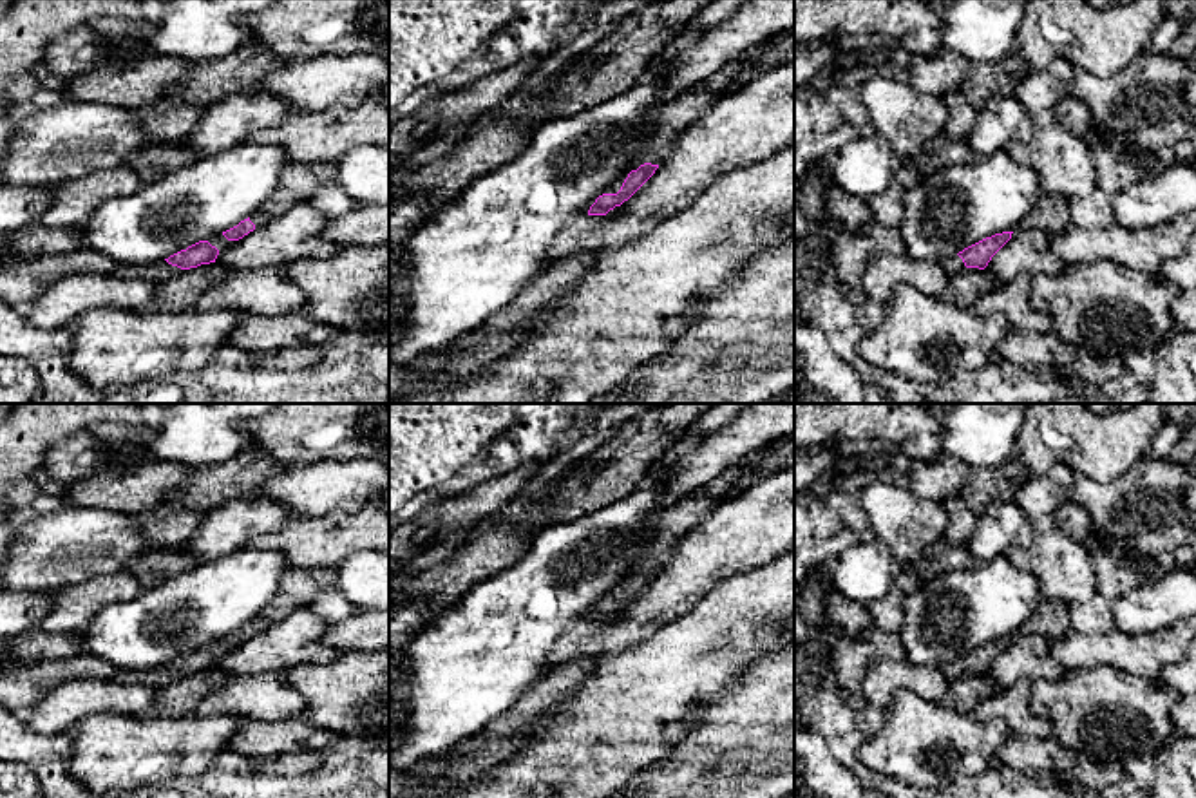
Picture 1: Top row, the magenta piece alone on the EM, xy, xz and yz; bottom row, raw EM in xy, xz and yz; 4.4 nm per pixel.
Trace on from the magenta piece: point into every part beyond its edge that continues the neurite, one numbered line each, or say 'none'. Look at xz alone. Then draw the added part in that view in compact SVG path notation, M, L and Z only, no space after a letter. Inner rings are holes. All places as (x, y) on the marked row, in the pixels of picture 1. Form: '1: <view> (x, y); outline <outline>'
1: xz (690, 105); outline M751 54L726 65L711 78L698 85L682 90L655 116L655 128L644 141L641 156L633 161L631 168L621 174L608 188L606 194L617 194L631 170L644 163L659 165L671 152L680 134L698 121L717 101L727 92L735 76L751 63Z

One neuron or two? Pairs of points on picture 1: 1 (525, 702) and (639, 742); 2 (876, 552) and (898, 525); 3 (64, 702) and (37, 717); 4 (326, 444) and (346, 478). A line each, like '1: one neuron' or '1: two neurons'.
1: two neurons
2: two neurons
3: one neuron
4: two neurons

